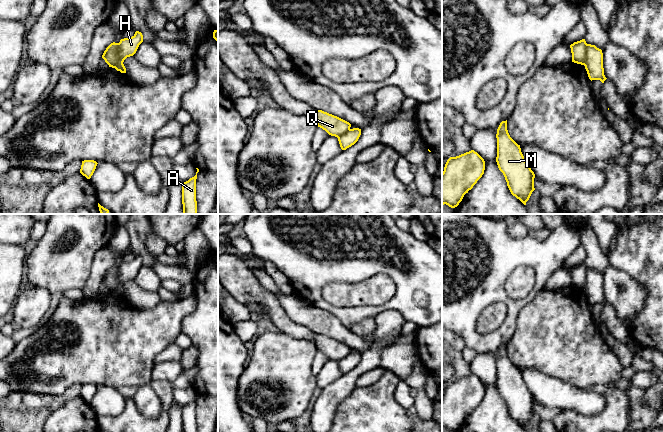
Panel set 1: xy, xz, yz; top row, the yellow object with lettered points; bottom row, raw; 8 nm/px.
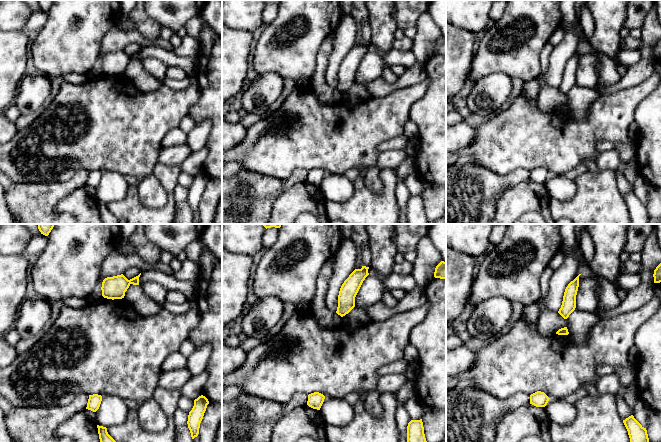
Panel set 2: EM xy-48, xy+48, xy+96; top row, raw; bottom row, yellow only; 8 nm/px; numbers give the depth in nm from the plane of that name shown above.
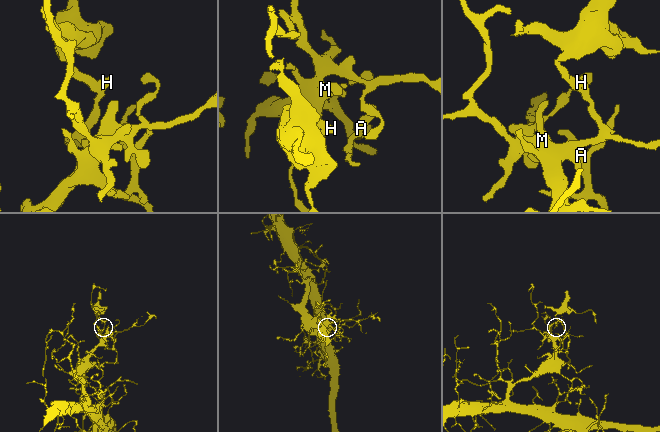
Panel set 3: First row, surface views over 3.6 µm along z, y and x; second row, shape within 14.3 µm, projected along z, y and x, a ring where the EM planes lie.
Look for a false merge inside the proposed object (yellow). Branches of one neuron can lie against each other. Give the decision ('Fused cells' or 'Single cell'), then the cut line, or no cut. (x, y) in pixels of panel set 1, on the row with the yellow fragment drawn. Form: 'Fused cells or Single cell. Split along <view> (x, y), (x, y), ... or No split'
Fused cells. Split along xy (119, 43), (117, 58), (110, 66)

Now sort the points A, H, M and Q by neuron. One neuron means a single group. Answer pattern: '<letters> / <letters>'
A H M / Q

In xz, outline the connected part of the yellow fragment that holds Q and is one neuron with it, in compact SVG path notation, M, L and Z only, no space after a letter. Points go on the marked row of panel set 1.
M315 110L313 118L318 127L335 137L344 134L351 127L349 122L322 110Z

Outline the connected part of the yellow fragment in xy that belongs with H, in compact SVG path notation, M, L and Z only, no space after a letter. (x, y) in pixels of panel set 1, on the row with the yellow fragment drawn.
M136 31L130 38L121 39L118 46L118 58L111 67L121 73L126 73L126 68L123 64L124 60L127 57L133 56L142 42L143 35L139 31Z

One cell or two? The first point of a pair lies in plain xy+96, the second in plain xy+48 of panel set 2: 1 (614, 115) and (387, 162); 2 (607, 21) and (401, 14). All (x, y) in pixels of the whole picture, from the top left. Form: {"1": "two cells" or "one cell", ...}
{"1": "two cells", "2": "two cells"}

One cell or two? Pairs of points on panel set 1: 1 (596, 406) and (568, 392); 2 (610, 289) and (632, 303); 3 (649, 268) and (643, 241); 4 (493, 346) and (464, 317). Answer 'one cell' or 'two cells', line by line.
1: one cell
2: one cell
3: one cell
4: one cell

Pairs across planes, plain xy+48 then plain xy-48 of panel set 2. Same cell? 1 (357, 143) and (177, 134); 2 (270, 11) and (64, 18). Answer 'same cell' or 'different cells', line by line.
1: different cells
2: different cells

